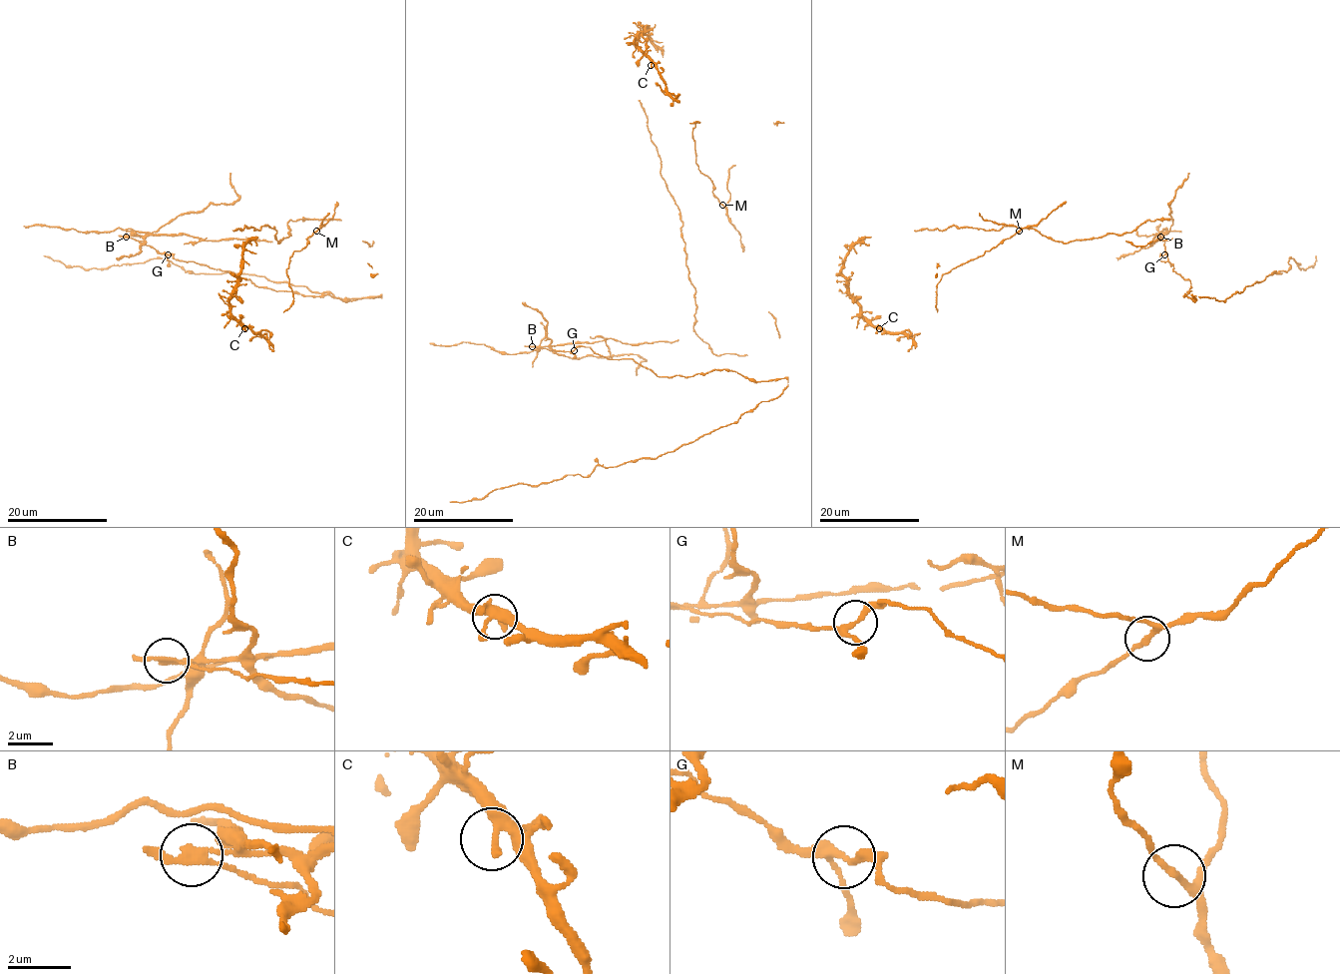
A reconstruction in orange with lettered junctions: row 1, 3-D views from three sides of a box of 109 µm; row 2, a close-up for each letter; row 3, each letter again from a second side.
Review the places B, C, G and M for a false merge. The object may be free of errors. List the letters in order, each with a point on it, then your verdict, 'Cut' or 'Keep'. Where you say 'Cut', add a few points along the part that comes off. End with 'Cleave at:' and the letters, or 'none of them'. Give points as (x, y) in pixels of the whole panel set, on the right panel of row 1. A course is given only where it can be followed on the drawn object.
B: Place: (1160, 237). Cut. Course of the part to remove: (1160, 236), (1167, 233), (1172, 224), (1168, 204), (1188, 173)
C: Place: (879, 328). Keep
G: Place: (1164, 254). Keep
M: Place: (1019, 231). Keep
Cleave at: B

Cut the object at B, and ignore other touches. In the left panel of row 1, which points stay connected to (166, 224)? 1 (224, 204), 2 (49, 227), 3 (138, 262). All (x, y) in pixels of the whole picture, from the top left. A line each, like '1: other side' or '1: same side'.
1: same side
2: same side
3: other side

